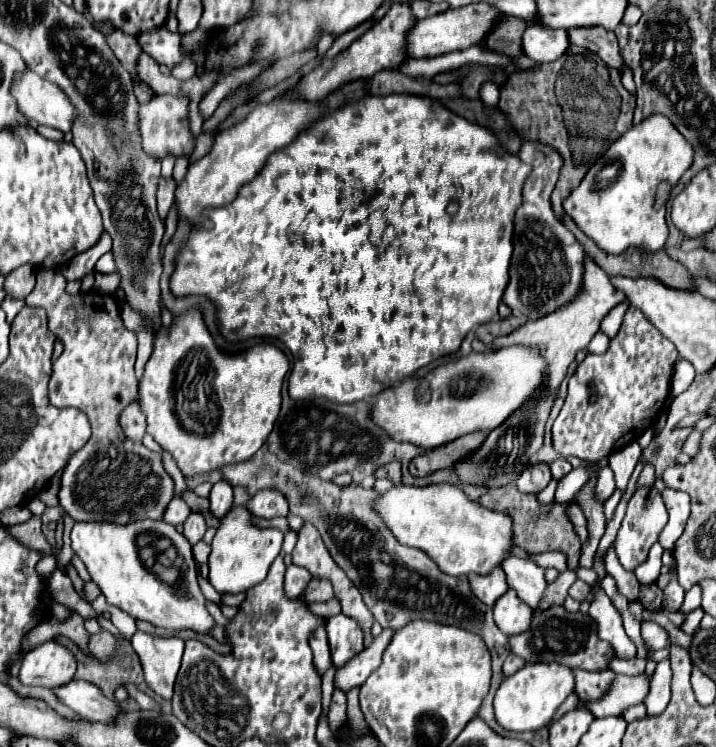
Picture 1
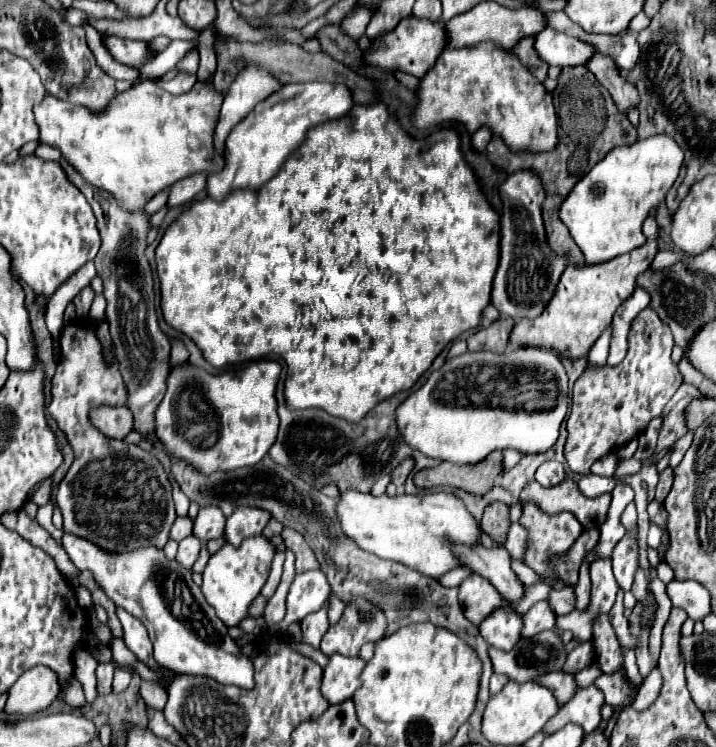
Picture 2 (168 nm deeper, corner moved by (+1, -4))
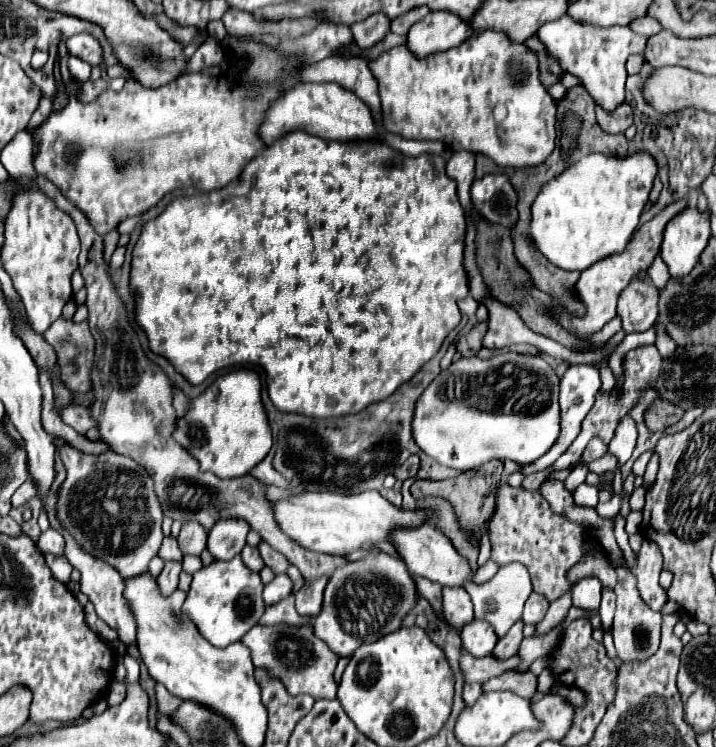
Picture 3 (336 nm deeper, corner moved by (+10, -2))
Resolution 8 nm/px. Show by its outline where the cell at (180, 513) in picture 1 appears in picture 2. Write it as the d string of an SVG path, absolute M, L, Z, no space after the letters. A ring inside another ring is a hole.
M177 516L177 520L173 522L173 528L171 528L171 538L181 542L191 532L193 532L193 520L189 516Z

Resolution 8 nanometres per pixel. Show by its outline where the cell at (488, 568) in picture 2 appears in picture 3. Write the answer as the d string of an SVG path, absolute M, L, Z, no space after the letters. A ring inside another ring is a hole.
M422 524L416 528L398 528L392 532L390 544L400 554L400 558L406 562L410 574L428 578L432 582L438 582L440 586L462 586L464 582L472 580L472 570L468 562L454 550L450 540L438 532L432 524Z

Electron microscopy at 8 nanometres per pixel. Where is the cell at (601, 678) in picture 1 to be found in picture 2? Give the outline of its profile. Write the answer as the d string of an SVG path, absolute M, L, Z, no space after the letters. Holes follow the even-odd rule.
M549 672L541 678L537 678L537 682L547 686L549 690L553 690L559 704L567 704L575 696L575 692L579 690L575 676L567 674L567 672Z

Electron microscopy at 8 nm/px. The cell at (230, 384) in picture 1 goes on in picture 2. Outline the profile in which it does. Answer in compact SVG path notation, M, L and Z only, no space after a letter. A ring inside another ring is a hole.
M257 360L239 372L227 372L213 376L189 362L173 366L167 376L167 390L155 412L155 432L175 460L185 460L195 472L209 476L219 470L235 470L257 464L277 438L279 416L275 388L281 376L281 364L277 360Z

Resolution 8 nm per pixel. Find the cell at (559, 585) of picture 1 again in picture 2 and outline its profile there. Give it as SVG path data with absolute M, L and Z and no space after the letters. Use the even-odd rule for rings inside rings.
M541 600L529 608L529 612L523 616L523 636L537 636L543 630L551 630L555 626L557 616L553 616L549 608L549 600Z

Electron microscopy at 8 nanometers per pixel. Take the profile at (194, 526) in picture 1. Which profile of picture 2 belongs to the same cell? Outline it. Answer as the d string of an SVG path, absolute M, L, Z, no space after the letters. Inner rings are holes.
M191 534L187 536L185 540L179 542L179 552L177 552L177 560L181 566L185 568L191 568L193 562L197 560L199 556L199 550L201 550L201 542L197 542L197 538Z

